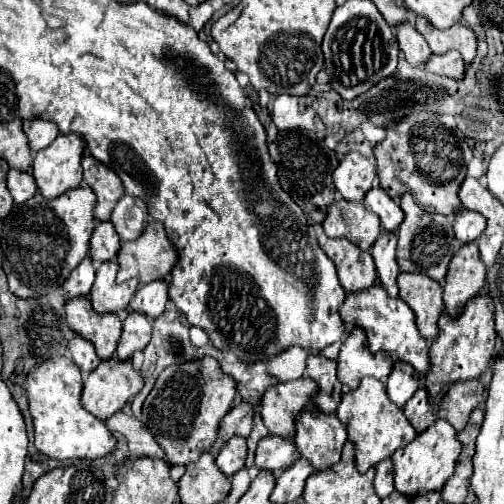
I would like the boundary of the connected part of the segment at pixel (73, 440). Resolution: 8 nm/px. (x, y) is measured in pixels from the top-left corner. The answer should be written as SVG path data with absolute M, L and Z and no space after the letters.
M55 356L35 366L27 374L27 400L29 414L33 418L33 442L35 448L55 460L67 458L101 458L115 448L115 438L105 422L93 418L81 408L81 372L73 366L69 356Z

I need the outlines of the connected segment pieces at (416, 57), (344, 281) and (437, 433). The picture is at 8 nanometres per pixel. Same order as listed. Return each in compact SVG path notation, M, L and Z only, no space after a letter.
M401 22L395 26L395 34L397 34L399 50L405 54L407 62L411 66L423 66L425 58L429 58L431 50L429 50L425 38L421 38L421 34L417 34L415 26L409 22Z
M315 224L313 228L315 228L321 250L335 264L339 282L347 292L365 290L367 286L375 284L377 272L375 272L375 262L369 252L359 250L357 246L353 246L353 242L345 238L329 238L323 232L321 224Z
M437 420L431 428L417 434L417 438L409 446L395 450L395 454L391 456L393 482L395 482L397 492L413 498L417 494L441 490L441 486L449 480L449 476L455 470L459 452L461 452L461 444L457 444L457 434L453 426L449 426L449 422Z

